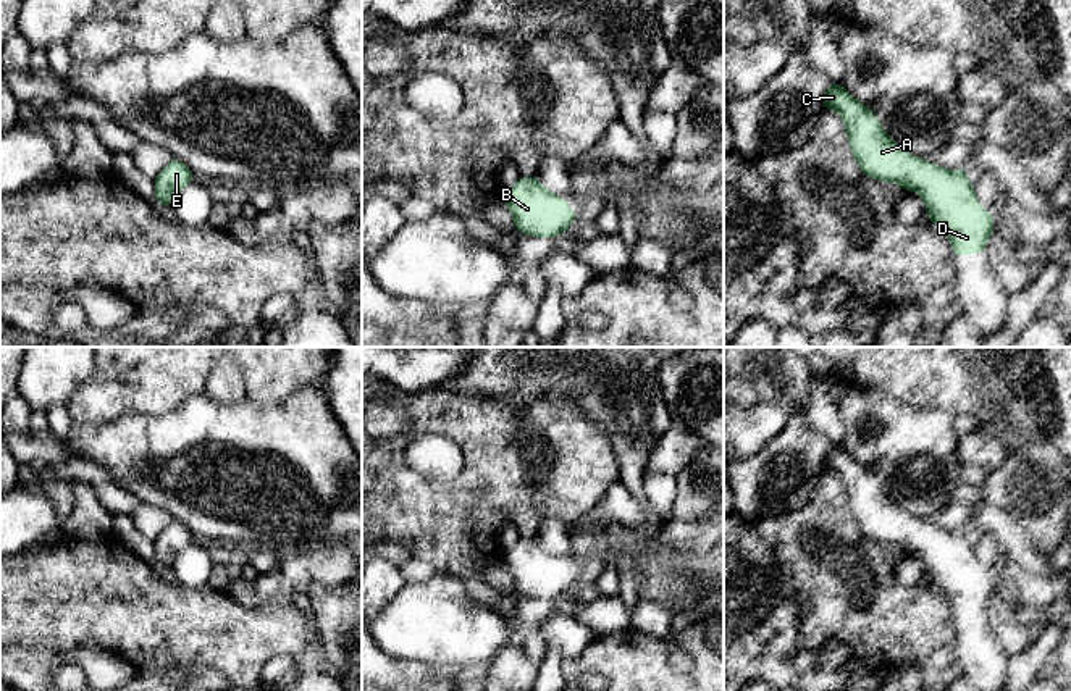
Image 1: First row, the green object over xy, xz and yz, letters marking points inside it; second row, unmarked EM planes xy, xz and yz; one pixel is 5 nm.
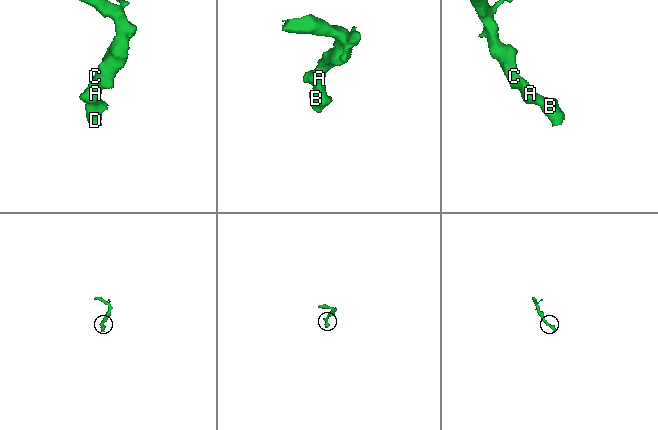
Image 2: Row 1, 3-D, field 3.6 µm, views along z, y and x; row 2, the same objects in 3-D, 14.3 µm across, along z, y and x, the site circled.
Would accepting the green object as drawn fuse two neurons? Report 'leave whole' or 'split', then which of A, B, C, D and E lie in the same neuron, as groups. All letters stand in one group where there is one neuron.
leave whole; groups A B C D E

